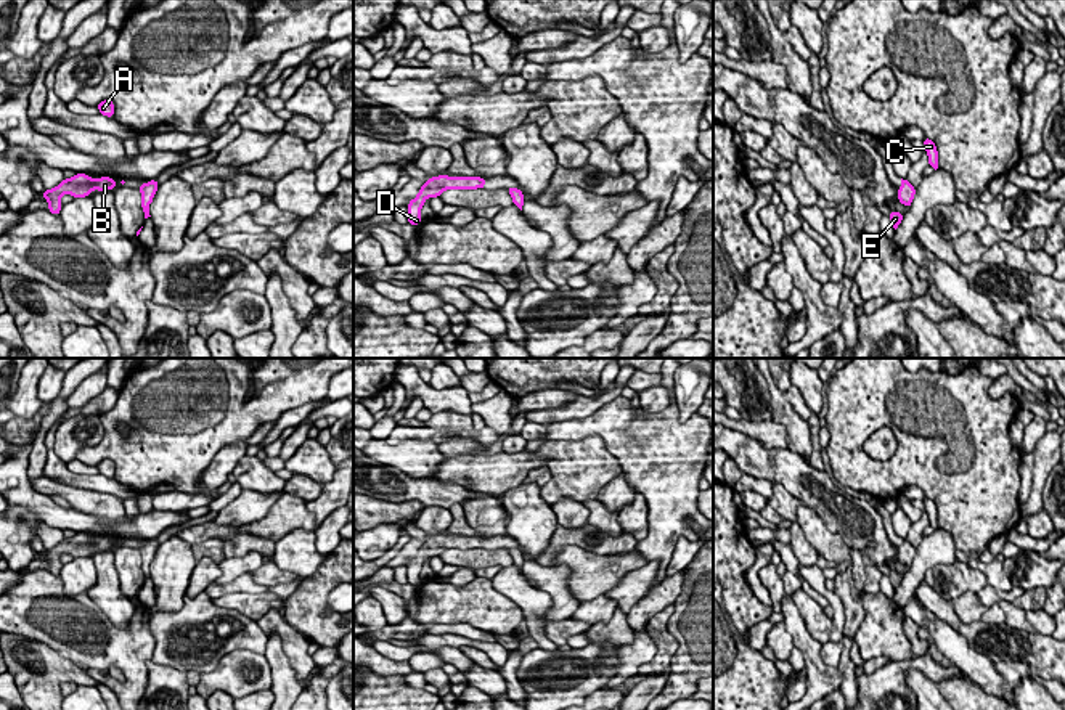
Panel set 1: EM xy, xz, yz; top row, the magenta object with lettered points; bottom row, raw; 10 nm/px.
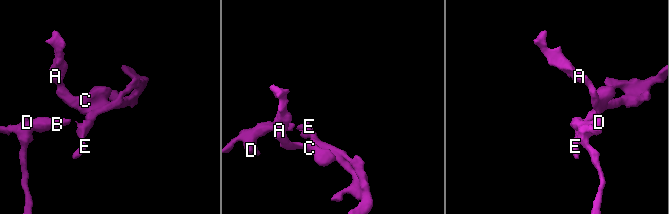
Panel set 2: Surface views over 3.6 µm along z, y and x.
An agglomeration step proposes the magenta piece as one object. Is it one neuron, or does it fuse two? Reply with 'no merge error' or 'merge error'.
merge error

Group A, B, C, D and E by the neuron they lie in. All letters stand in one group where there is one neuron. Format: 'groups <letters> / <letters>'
groups A C E / B D

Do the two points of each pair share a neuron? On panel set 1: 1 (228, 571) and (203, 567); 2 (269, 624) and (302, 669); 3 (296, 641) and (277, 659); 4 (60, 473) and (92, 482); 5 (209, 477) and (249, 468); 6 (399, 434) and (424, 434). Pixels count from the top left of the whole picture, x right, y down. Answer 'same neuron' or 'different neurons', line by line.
1: different neurons
2: same neuron
3: different neurons
4: same neuron
5: different neurons
6: same neuron

